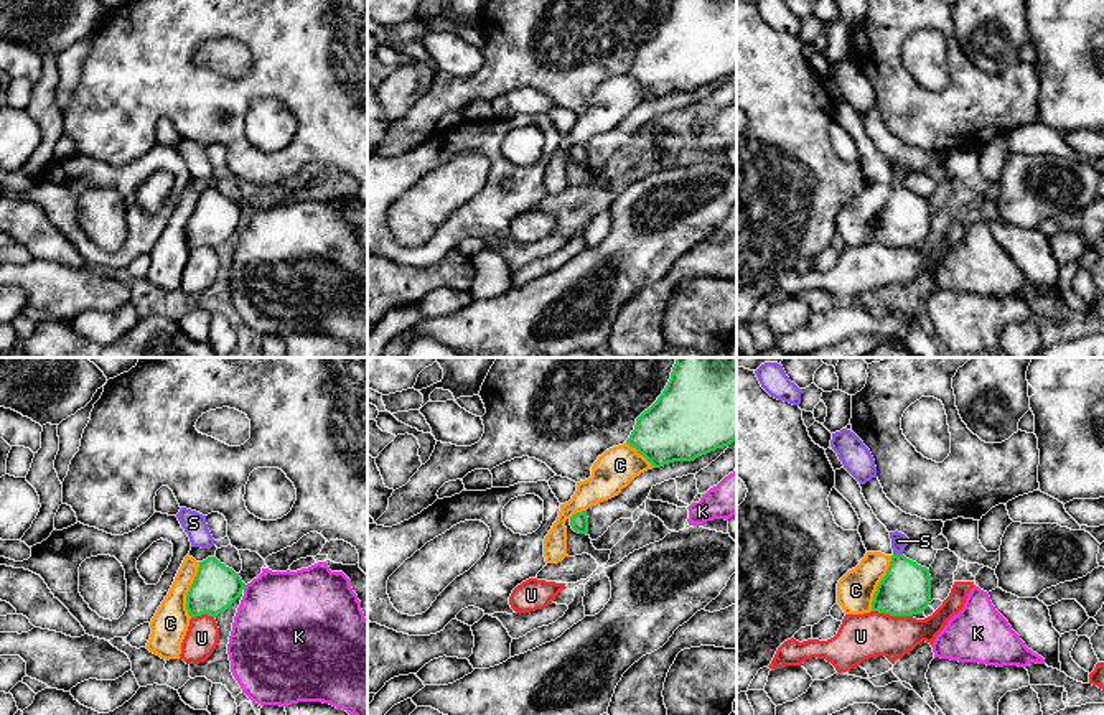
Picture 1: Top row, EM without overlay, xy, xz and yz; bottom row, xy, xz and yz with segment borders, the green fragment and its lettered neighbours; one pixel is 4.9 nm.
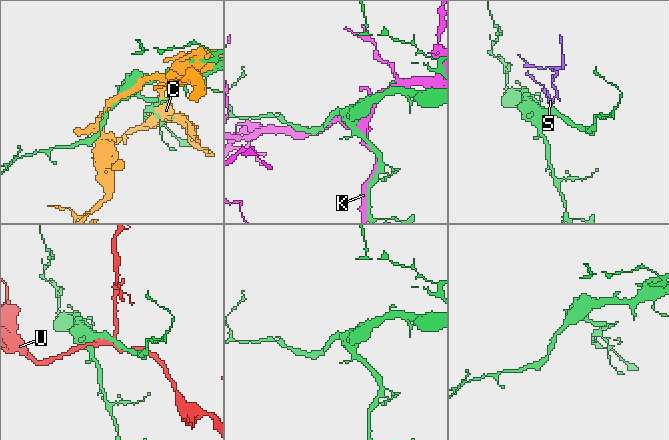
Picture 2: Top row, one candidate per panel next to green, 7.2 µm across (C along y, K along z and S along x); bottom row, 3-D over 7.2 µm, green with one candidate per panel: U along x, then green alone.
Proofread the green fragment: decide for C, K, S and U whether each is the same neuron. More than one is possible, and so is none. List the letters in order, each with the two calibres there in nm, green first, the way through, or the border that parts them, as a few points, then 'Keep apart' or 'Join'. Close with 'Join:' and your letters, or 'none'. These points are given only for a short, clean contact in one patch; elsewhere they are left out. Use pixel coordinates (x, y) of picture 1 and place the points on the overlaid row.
C: Thickness 220 nm (green) against 180 nm. Keep apart
K: Thickness 220 nm (green) against 460 nm. Keep apart
S: Thickness 240 nm (green) against 80 nm. Path across: yz (905, 590), (905, 579), (897, 554), (898, 541). Join
U: Thickness 240 nm (green) against 220 nm. Keep apart
Join: S

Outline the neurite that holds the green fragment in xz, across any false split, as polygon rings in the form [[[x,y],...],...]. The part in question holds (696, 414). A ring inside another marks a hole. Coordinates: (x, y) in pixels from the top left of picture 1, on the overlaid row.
[[[676,358],[657,400],[638,418],[626,443],[654,468],[695,458],[737,440],[737,358]]]

